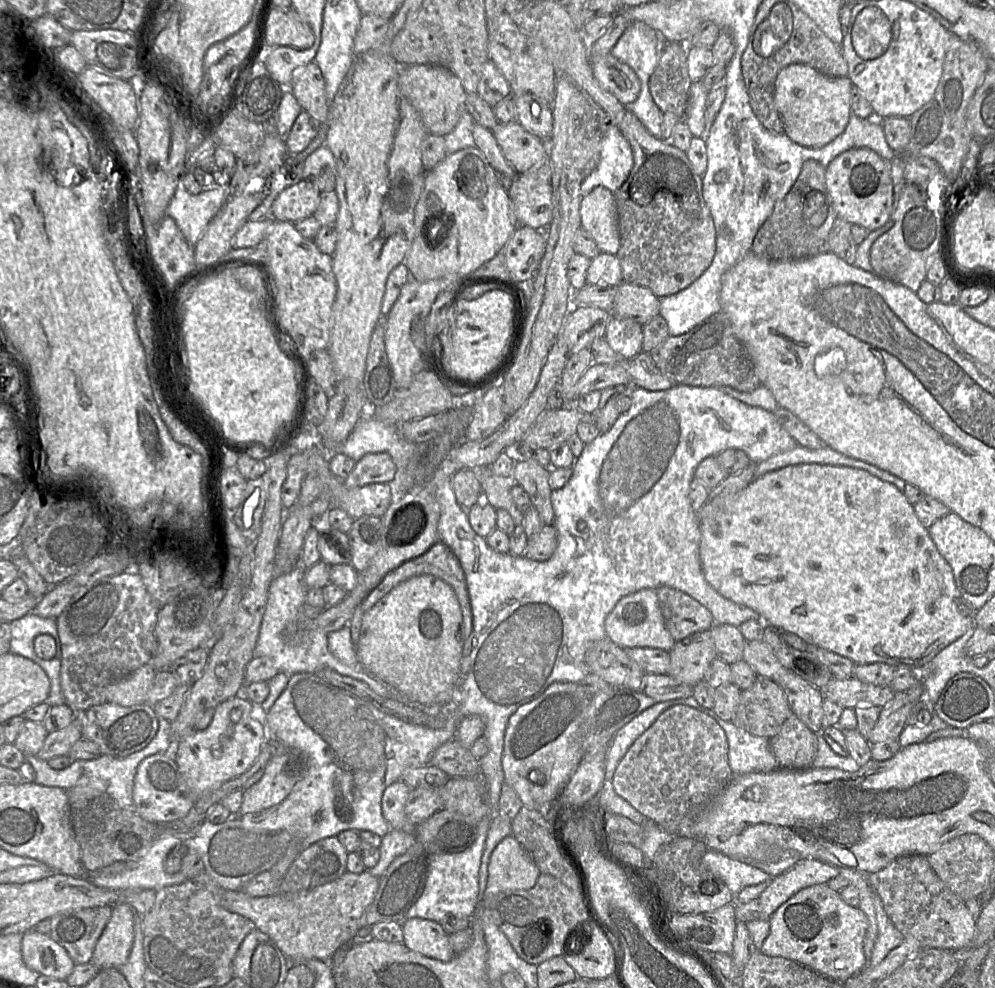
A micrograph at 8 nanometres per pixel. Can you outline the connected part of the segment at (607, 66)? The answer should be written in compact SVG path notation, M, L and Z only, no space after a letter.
M607 53L591 59L593 76L600 86L625 107L630 106L640 92L640 80L627 64Z

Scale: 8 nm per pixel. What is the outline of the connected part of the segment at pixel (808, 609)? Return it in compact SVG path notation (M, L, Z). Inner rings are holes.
M808 463L787 466L776 471L768 472L757 479L754 479L715 518L698 520L698 523L700 530L699 557L701 567L705 579L717 592L737 604L744 605L755 610L760 614L761 620L765 622L765 624L773 625L782 632L792 632L801 637L804 641L806 641L809 646L816 646L834 652L843 657L849 658L855 664L880 662L889 664L891 666L894 666L895 668L907 667L915 671L919 671L927 663L929 663L942 649L947 647L952 642L956 641L970 628L975 627L975 616L978 611L973 609L962 597L960 591L955 584L951 566L937 550L933 540L929 535L928 529L920 523L919 519L915 514L913 505L907 500L904 493L899 491L893 484L882 481L881 479L871 475L865 470L846 466Z

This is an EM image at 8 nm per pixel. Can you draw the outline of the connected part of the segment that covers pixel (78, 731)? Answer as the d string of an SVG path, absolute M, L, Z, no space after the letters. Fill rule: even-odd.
M77 714L67 727L47 734L42 748L35 757L47 761L58 756L69 756L74 743L82 737L82 718Z

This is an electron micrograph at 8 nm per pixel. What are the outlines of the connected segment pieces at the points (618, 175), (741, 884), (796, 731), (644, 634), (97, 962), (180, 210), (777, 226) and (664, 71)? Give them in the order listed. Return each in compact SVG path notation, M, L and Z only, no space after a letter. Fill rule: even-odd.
M610 124L602 135L599 163L581 184L581 196L586 196L597 186L604 186L615 195L628 178L633 164L628 140L618 125Z
M708 849L703 855L703 863L714 876L727 885L735 904L738 904L736 903L736 896L743 888L772 879L764 870L733 859L716 850Z
M791 713L769 742L779 768L812 768L817 751L817 733L810 730L795 713Z
M642 589L622 597L605 619L606 636L621 648L660 648L670 651L675 644L664 624L655 589Z
M129 904L112 906L112 915L95 946L90 963L99 970L123 966L134 940L135 911Z
M179 179L167 215L175 221L185 239L194 246L211 220L230 198L229 187L212 185L199 194L191 194Z
M809 159L802 164L800 174L786 196L773 207L771 215L758 229L751 251L770 262L794 262L829 251L828 236L837 218L833 202L825 185L826 168Z
M665 42L658 64L649 80L650 94L662 113L671 112L683 119L688 103L692 82L687 70L687 44L685 42Z

